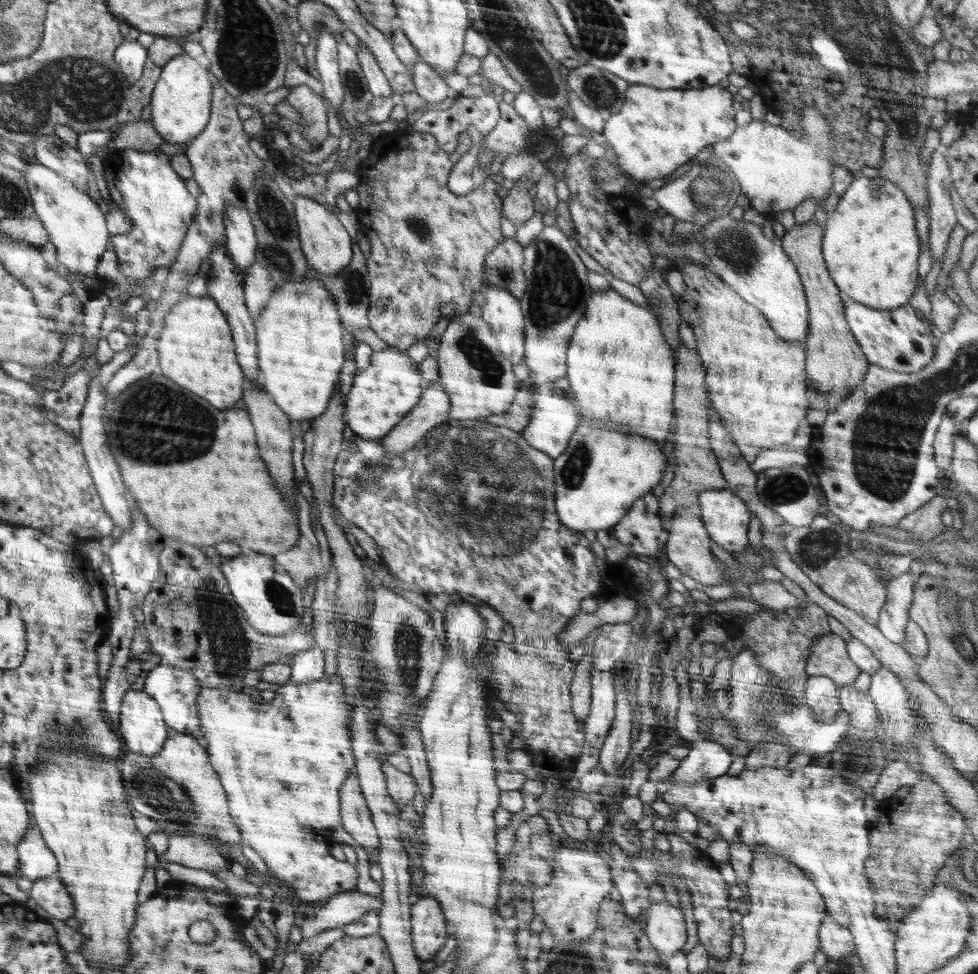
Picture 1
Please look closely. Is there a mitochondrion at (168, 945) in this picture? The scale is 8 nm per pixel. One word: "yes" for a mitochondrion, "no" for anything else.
yes

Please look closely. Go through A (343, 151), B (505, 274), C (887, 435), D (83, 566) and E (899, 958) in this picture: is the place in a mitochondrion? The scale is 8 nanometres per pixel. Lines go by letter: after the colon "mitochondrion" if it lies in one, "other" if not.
A: other
B: mitochondrion
C: mitochondrion
D: other
E: other

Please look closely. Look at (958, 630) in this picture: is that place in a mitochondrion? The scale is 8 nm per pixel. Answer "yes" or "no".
yes

